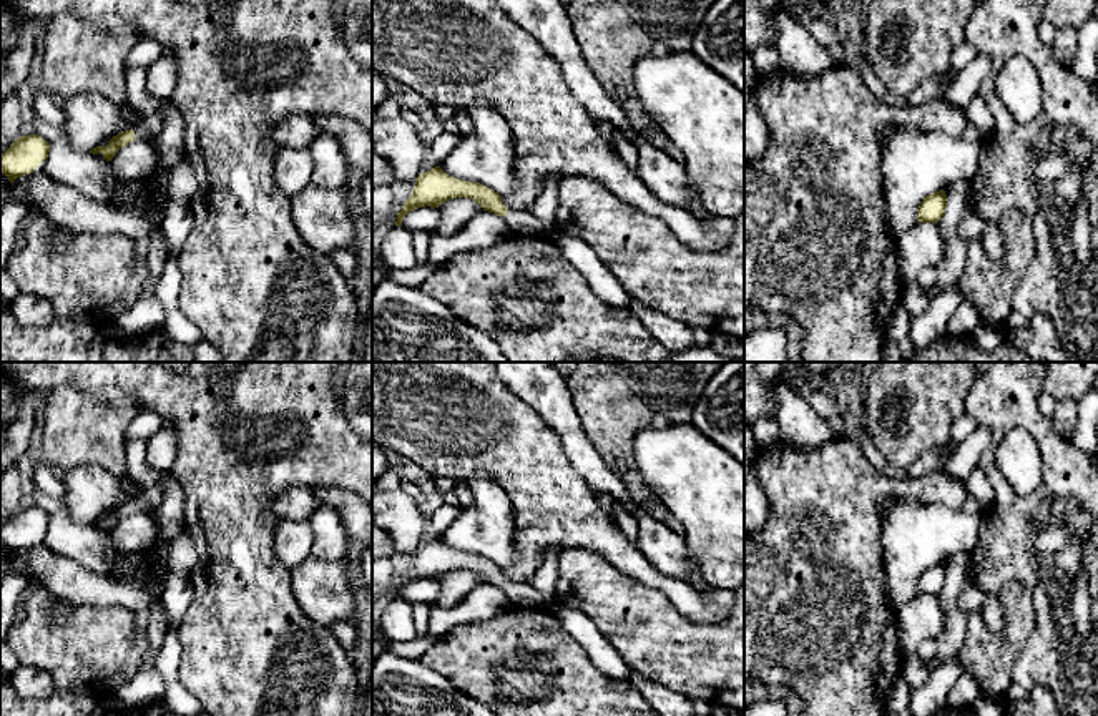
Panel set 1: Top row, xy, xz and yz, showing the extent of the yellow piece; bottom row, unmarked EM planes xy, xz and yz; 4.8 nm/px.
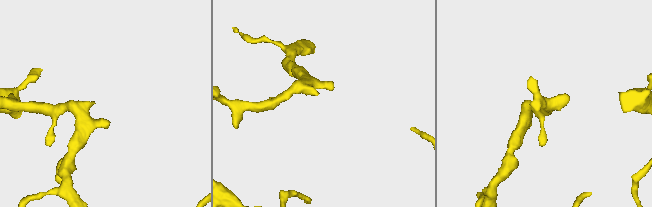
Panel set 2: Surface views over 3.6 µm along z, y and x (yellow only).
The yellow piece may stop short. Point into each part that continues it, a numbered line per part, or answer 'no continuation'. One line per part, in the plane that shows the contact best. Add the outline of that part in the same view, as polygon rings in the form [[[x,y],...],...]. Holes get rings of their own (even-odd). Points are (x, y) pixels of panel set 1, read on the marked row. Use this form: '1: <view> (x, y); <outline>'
1: xy (151, 123); [[[146,113],[141,115],[141,123],[133,131],[136,140],[143,140],[151,145],[154,140],[158,140],[161,130],[163,130],[163,115]]]

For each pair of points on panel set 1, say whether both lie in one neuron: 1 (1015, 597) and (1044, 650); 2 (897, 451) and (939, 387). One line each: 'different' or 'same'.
1: different
2: same

